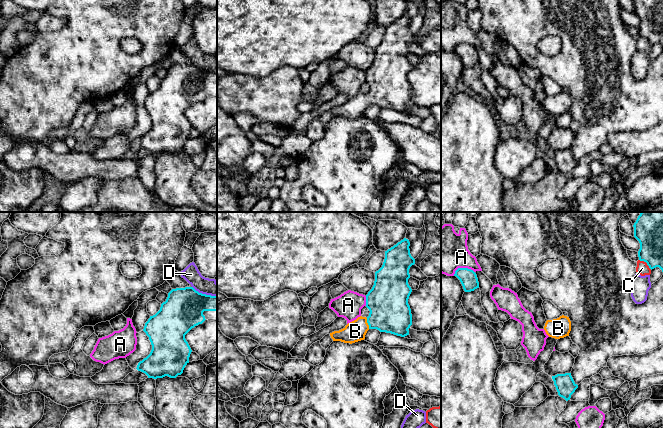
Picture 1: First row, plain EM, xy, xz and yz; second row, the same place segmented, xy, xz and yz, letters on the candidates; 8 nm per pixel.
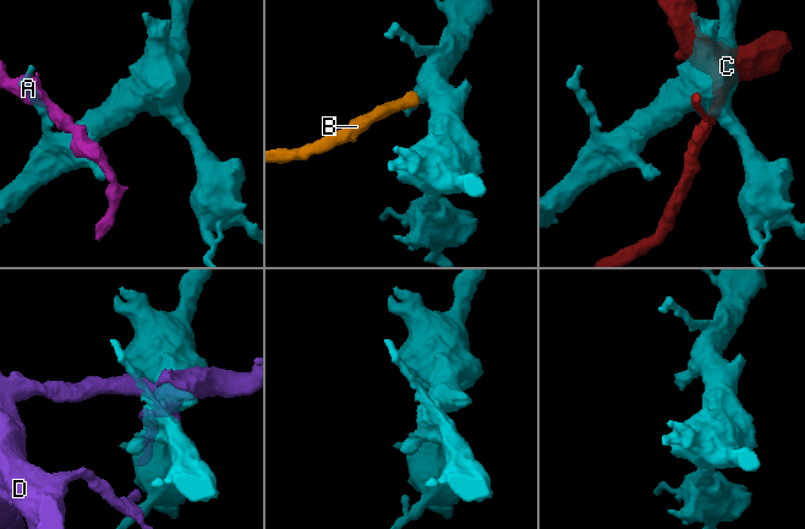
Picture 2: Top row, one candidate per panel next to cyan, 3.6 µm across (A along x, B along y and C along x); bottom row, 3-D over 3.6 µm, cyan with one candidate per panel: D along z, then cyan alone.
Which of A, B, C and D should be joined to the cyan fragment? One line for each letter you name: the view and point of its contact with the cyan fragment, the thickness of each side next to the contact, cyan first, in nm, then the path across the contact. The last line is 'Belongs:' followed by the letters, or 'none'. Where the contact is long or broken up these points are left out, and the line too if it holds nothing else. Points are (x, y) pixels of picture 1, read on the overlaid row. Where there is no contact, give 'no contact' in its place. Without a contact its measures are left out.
B: meets cyan in xz at (367, 322); 320 nm thick on the cyan side, 170 nm on the other; runs through xz (387, 301), (367, 322), (355, 331)
Belongs: B

